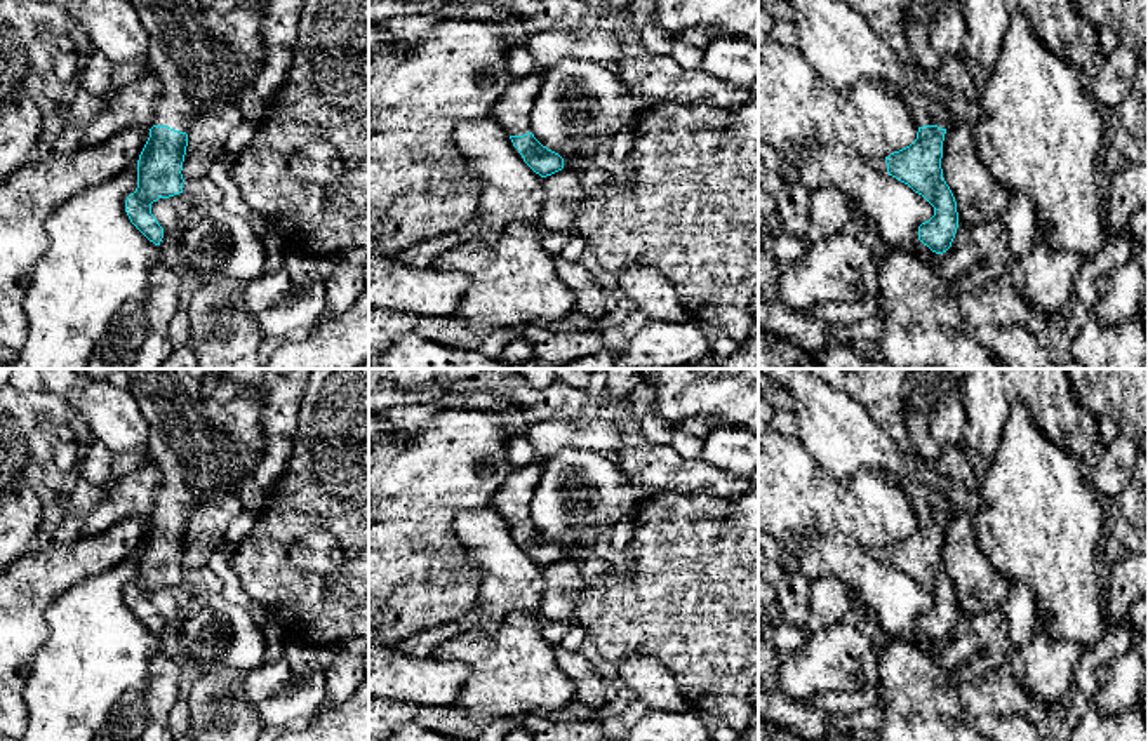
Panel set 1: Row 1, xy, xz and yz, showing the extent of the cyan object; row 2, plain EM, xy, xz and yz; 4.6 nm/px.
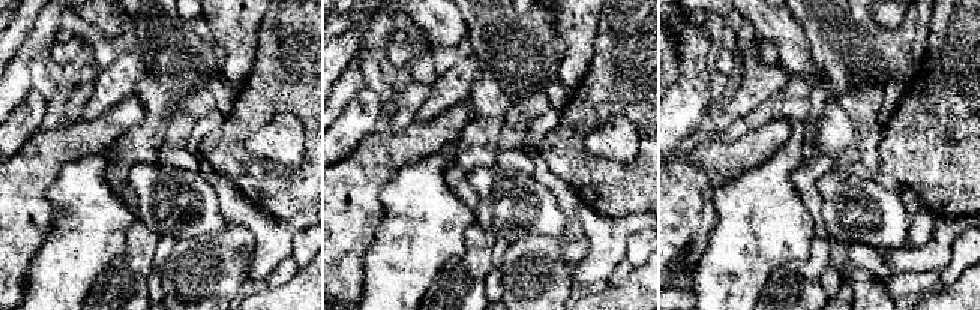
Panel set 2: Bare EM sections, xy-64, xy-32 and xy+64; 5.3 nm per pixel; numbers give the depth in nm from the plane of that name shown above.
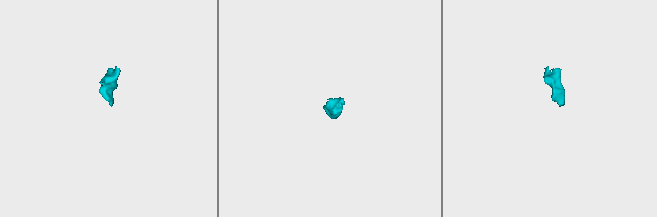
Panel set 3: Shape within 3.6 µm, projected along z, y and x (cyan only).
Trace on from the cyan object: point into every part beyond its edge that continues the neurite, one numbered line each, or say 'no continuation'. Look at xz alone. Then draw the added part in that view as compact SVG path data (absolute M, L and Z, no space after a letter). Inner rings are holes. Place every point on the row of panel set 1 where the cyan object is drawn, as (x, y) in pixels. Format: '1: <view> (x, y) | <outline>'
1: xz (513, 110) | M543 73L513 78L501 99L494 104L492 117L508 136L531 132L531 111L543 85Z

